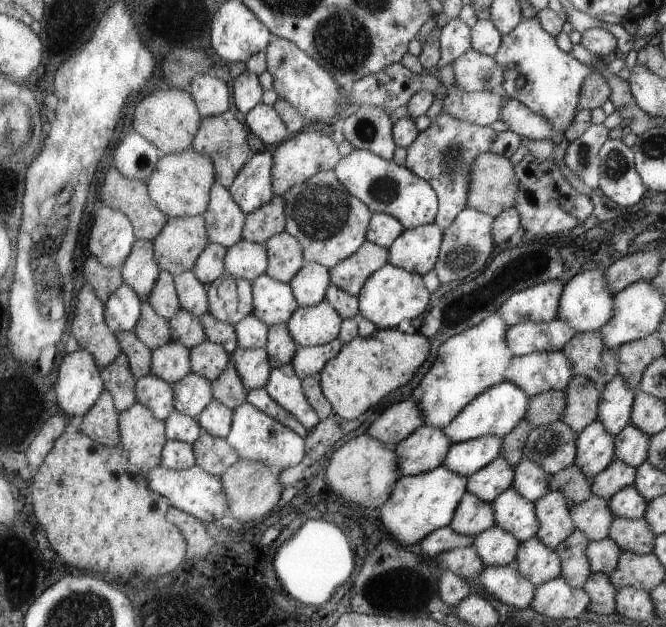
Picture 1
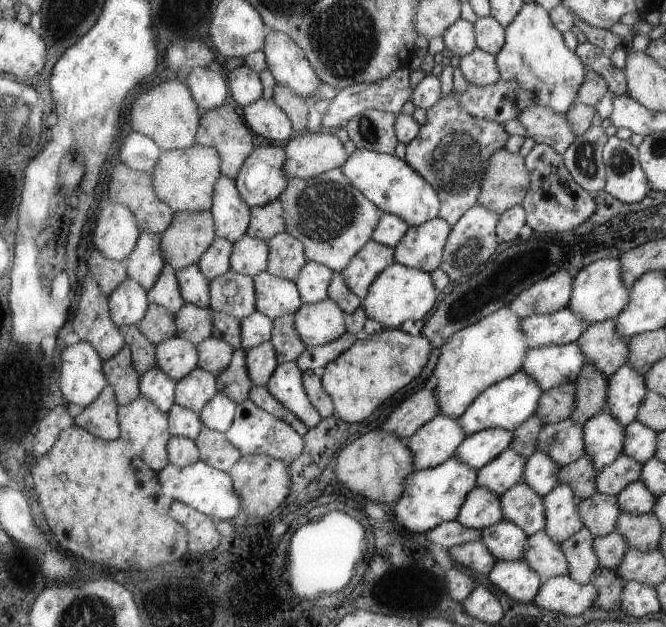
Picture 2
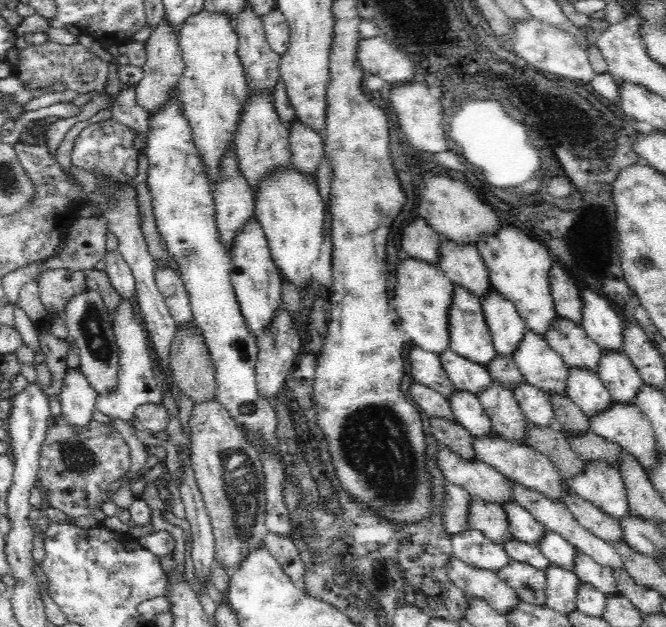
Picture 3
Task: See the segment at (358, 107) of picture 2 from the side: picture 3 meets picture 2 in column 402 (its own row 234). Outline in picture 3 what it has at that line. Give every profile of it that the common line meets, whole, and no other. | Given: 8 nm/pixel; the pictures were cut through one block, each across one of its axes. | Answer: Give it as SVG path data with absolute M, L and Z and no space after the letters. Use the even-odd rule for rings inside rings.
M106 216L100 218L82 218L79 217L70 226L69 233L65 240L65 247L62 252L58 253L54 258L48 259L42 266L41 270L68 268L68 270L92 270L97 262L105 257L106 252L106 232L108 228L108 220Z

